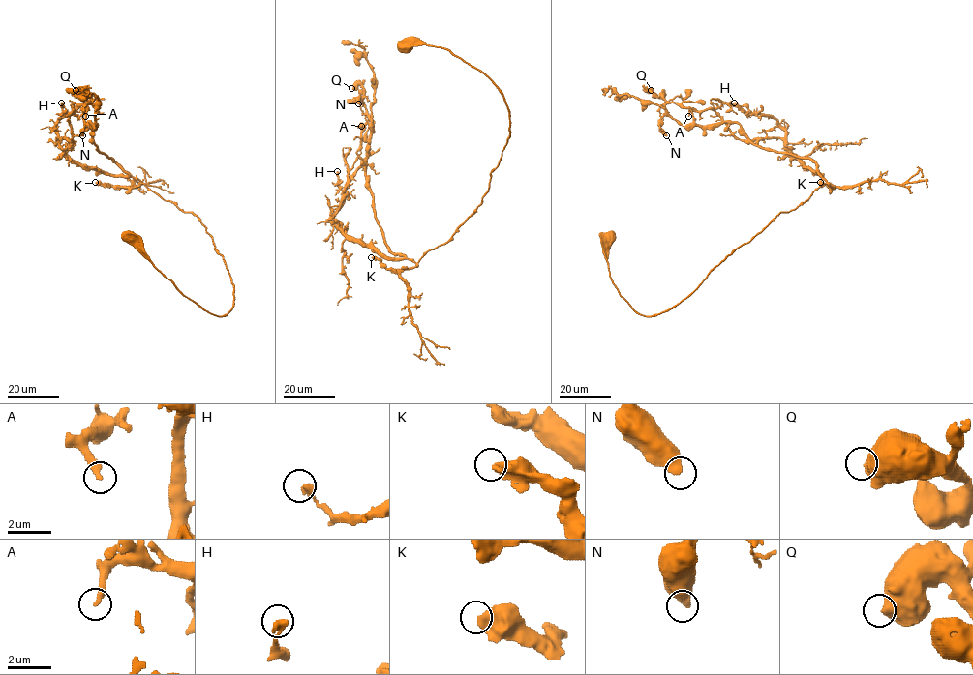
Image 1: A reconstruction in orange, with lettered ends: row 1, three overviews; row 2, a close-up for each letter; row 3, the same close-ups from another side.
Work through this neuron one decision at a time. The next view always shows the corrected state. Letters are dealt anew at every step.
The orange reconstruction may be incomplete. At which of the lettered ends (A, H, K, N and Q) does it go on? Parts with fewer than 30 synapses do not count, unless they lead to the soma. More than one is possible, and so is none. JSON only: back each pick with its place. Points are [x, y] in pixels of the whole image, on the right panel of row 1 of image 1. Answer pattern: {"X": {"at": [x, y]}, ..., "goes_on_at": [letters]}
{"goes_on_at": []}

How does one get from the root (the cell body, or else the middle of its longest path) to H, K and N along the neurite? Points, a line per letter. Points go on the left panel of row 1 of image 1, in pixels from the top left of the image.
H: (129, 237), (204, 309), (232, 308), (229, 274), (200, 220), (134, 178), (77, 166), (60, 145), (61, 102)
K: (129, 237), (204, 309), (223, 316), (232, 308), (229, 274), (196, 216), (143, 183), (125, 188), (95, 182)
N: (129, 237), (204, 309), (223, 316), (232, 308), (233, 284), (206, 227), (97, 149), (91, 102), (82, 135)

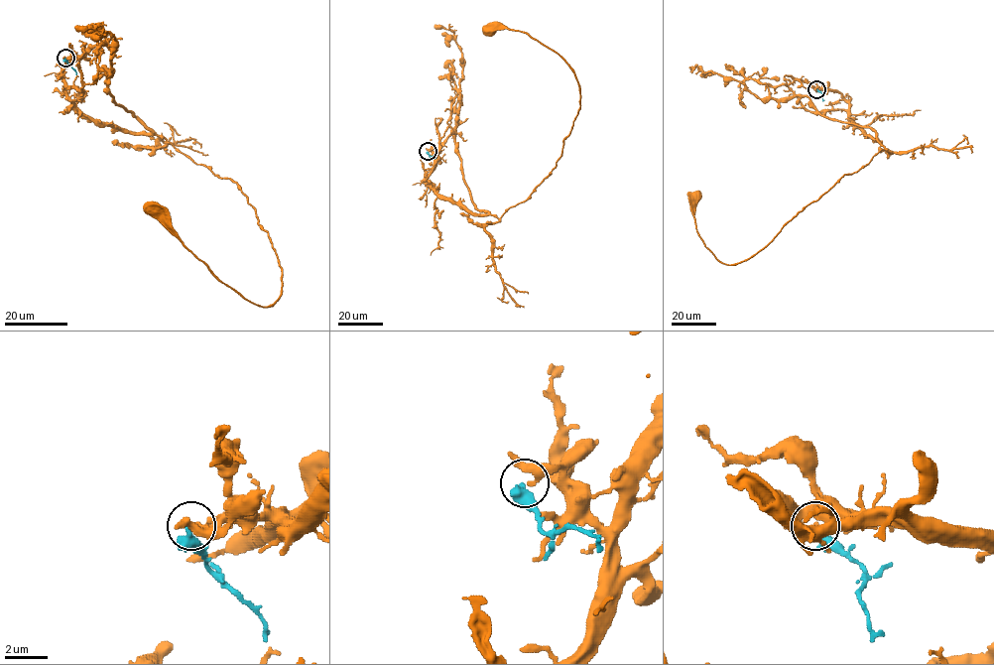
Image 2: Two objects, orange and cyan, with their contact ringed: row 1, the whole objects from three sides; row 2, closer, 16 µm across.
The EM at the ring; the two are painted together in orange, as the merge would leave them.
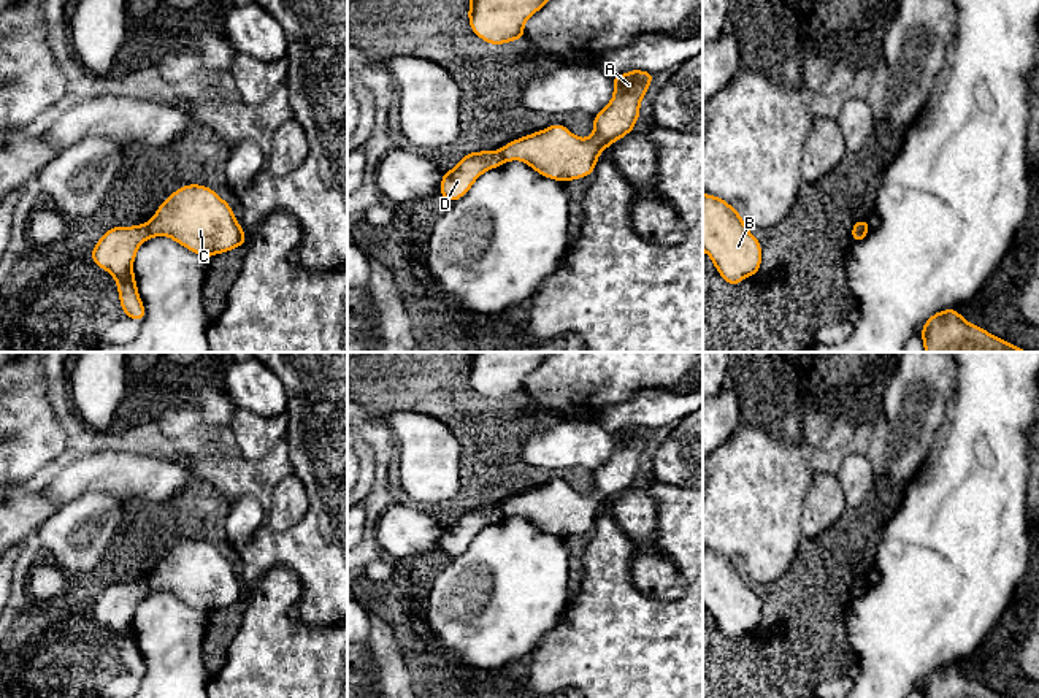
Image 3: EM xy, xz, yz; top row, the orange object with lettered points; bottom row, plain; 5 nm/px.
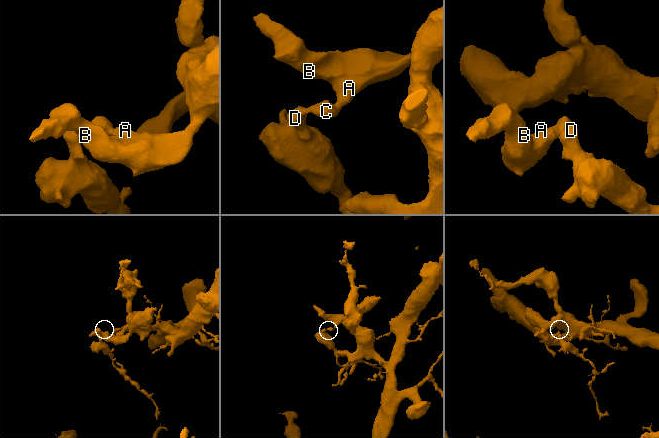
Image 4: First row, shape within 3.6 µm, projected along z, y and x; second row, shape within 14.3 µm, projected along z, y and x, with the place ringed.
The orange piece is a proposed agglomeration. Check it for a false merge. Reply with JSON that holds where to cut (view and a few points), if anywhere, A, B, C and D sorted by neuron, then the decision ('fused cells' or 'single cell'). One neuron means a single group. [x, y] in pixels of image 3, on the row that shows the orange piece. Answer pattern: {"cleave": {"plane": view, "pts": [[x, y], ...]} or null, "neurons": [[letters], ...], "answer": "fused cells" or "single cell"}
{"cleave": {"plane": "xy", "pts": [[145, 224], [149, 237]]}, "neurons": [["A", "B", "C"], ["D"]], "answer": "fused cells"}

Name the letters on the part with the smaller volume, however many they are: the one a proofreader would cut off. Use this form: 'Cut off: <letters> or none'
Cut off: D

